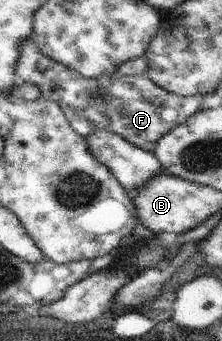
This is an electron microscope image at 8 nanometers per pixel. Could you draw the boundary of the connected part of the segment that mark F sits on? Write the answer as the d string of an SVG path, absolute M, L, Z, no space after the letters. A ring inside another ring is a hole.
M26 39L21 46L21 53L16 63L16 73L25 82L35 84L41 90L41 96L56 101L64 111L70 126L78 132L80 136L88 136L94 131L104 129L111 133L125 138L128 142L135 144L145 151L153 151L158 141L171 130L186 122L194 113L202 111L202 102L206 100L206 95L195 94L188 97L175 95L166 89L154 84L149 77L142 75L100 75L97 78L83 77L78 71L64 66L53 58L46 56L39 46L32 40Z

